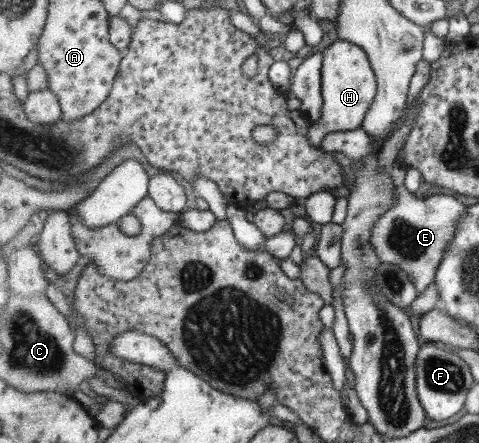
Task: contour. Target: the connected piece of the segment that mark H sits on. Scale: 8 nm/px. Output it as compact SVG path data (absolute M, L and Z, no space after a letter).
M338 39L327 46L322 54L324 104L319 121L312 124L309 132L313 147L321 146L324 137L332 131L348 132L361 129L378 92L376 72L363 47L351 41Z

